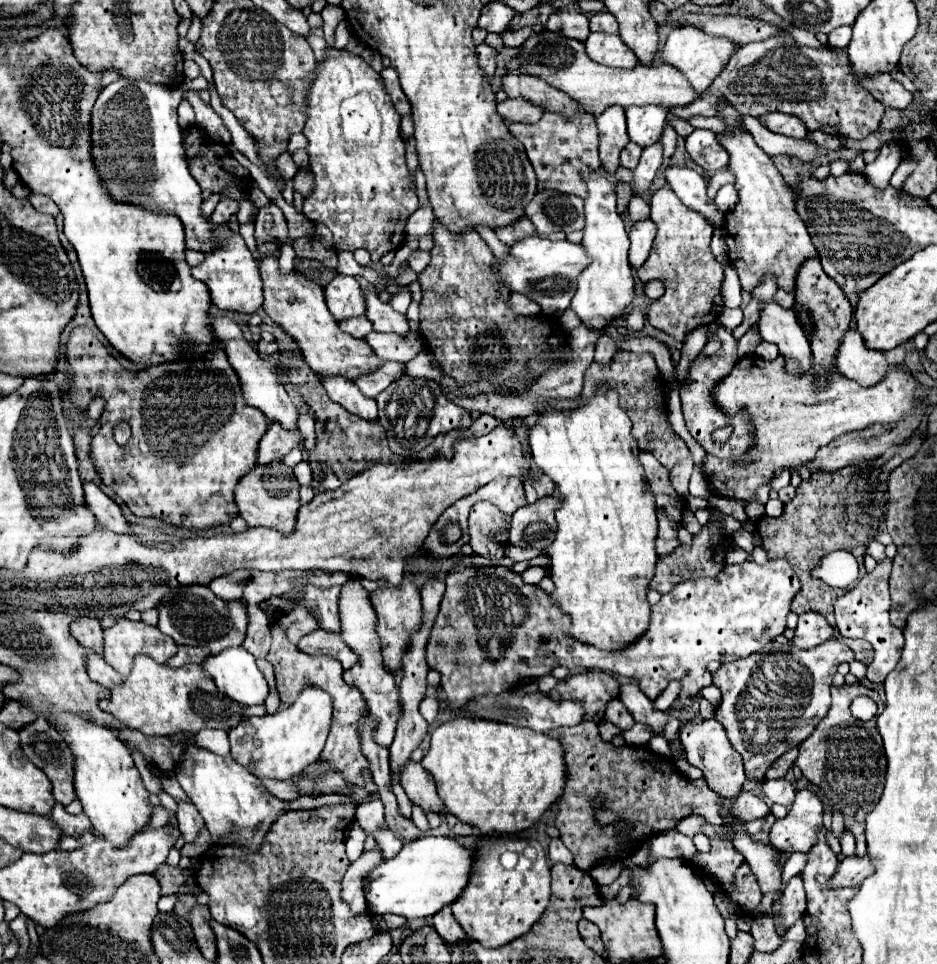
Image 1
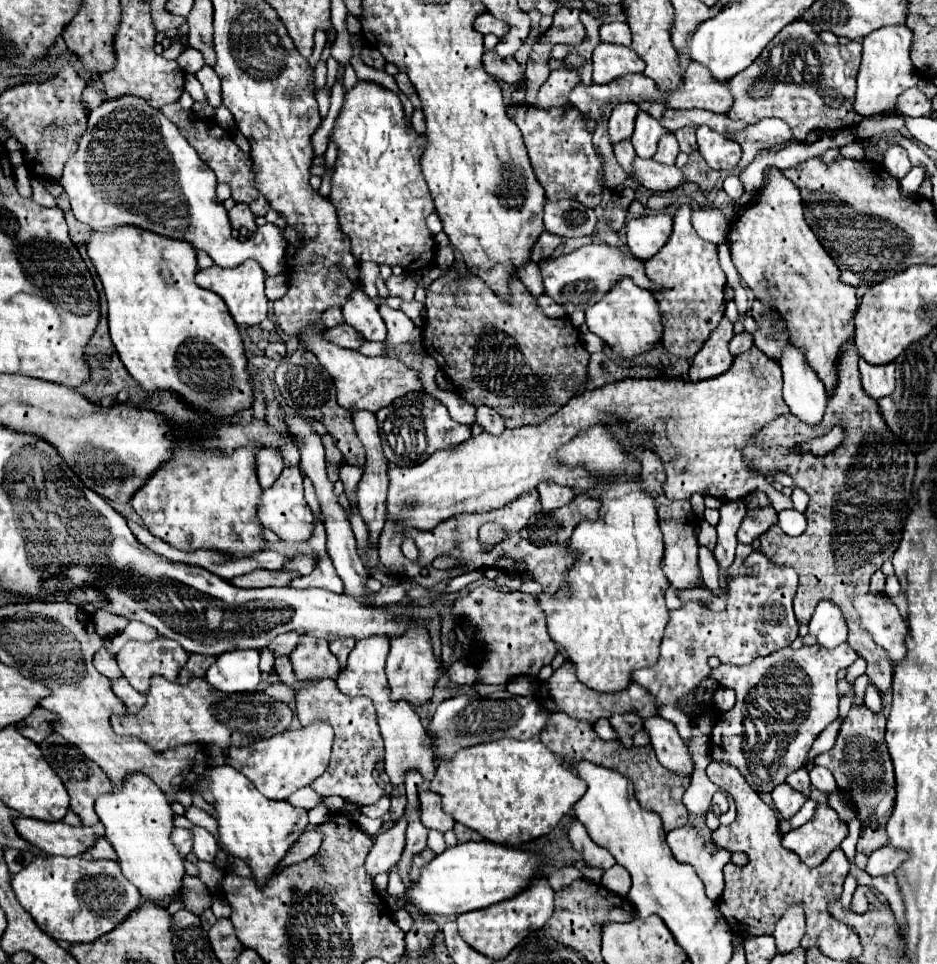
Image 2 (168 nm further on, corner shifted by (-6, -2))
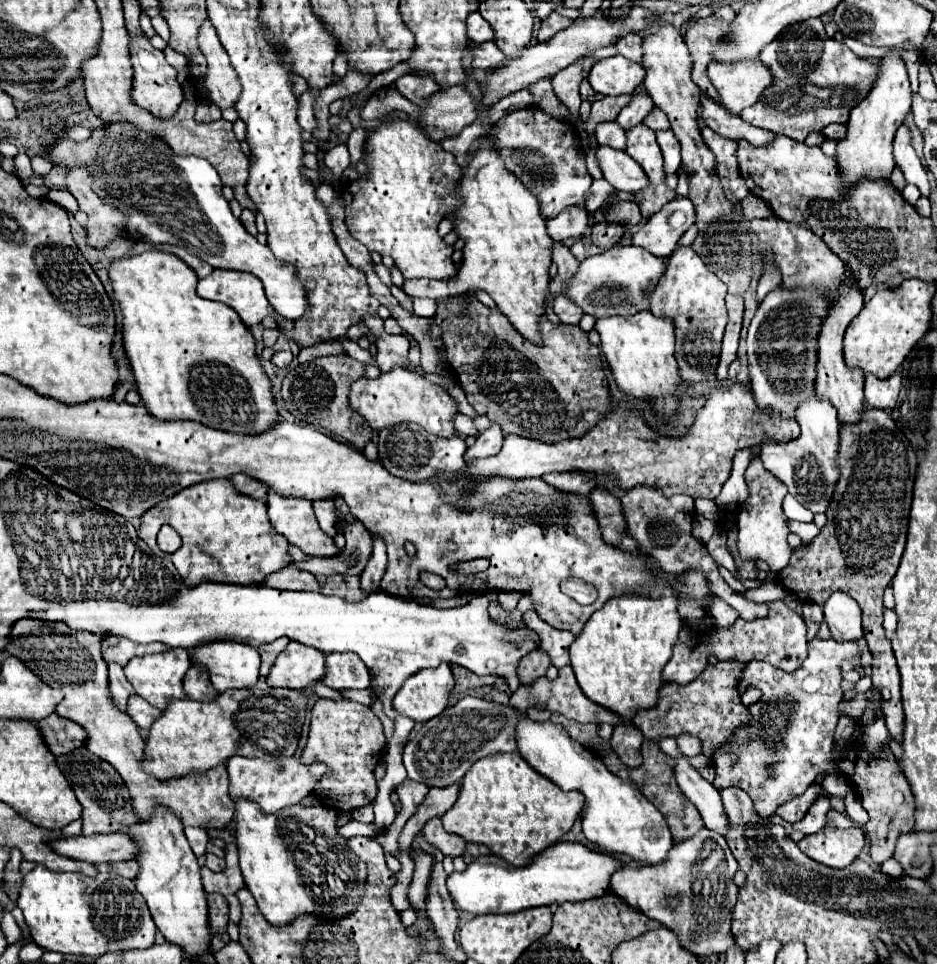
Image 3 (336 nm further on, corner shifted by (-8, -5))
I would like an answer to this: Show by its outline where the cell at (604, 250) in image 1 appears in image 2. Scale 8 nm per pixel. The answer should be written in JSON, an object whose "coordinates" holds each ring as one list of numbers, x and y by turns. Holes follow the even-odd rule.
{"coordinates":[[630,278,618,282,618,286,614,286,614,290,610,290,610,294,606,294,602,302,586,310,586,326,590,332,600,336,604,344,608,344,622,360,632,360,652,350,660,344,664,332,662,312,654,294,650,290,638,288,630,282]]}

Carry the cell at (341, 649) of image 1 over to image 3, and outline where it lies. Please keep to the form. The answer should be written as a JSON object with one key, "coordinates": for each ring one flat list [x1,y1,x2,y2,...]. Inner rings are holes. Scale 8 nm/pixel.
{"coordinates":[[290,641,290,645,278,655,274,661,266,683,270,687,288,687,288,689,304,689,326,675,324,653,318,649,300,645,298,641]]}

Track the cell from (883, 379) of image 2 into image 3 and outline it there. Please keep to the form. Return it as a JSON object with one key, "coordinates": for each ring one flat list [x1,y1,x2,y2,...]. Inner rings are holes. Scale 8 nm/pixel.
{"coordinates":[[898,371,888,379,878,379,872,373,866,373,866,403,876,409,892,409,898,401,900,383,902,377]]}

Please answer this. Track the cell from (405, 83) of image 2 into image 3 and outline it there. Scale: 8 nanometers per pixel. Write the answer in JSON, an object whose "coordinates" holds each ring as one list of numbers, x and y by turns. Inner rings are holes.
{"coordinates":[[402,75,396,81,396,89,406,99,410,99,412,103,416,103,416,105,422,107,422,105,426,105,428,97,438,91,438,83,434,83,428,77,420,77,420,75]]}

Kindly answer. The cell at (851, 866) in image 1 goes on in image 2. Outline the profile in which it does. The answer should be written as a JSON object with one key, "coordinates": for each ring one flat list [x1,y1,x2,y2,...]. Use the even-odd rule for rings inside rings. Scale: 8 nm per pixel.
{"coordinates":[[882,846,878,848,874,854,870,854,866,872,870,876,882,876,882,874,890,874,894,872,902,862,906,862,908,852,906,850,898,850,894,846]]}

